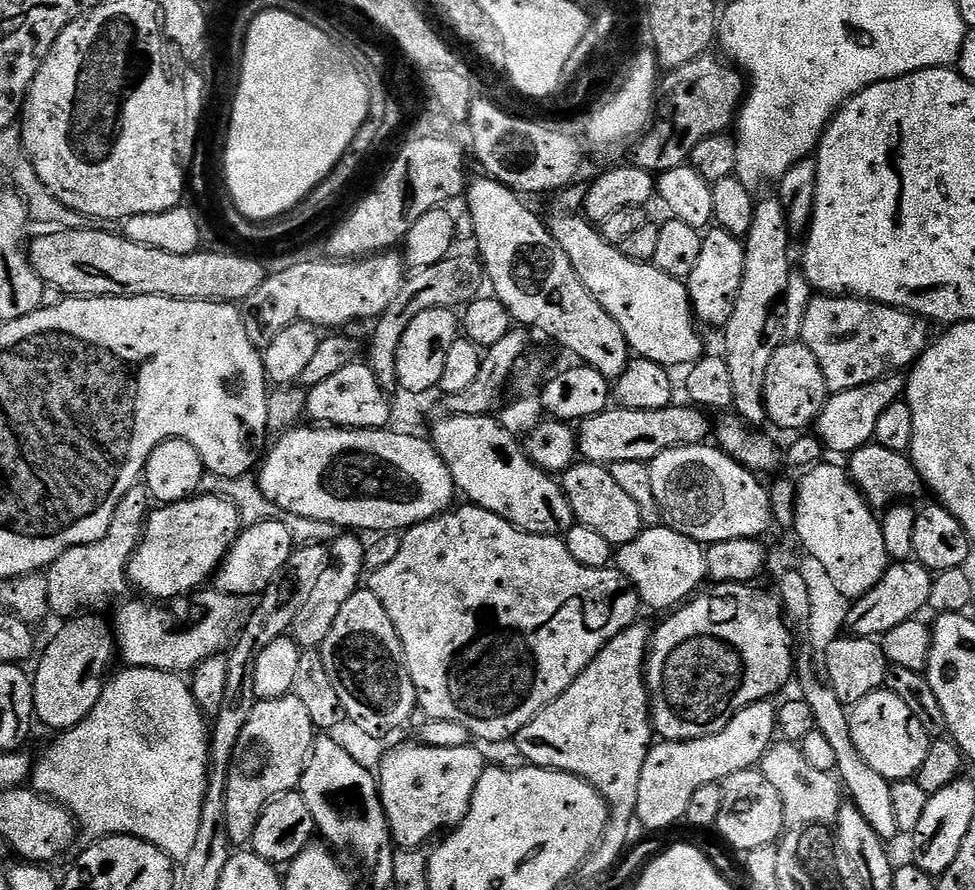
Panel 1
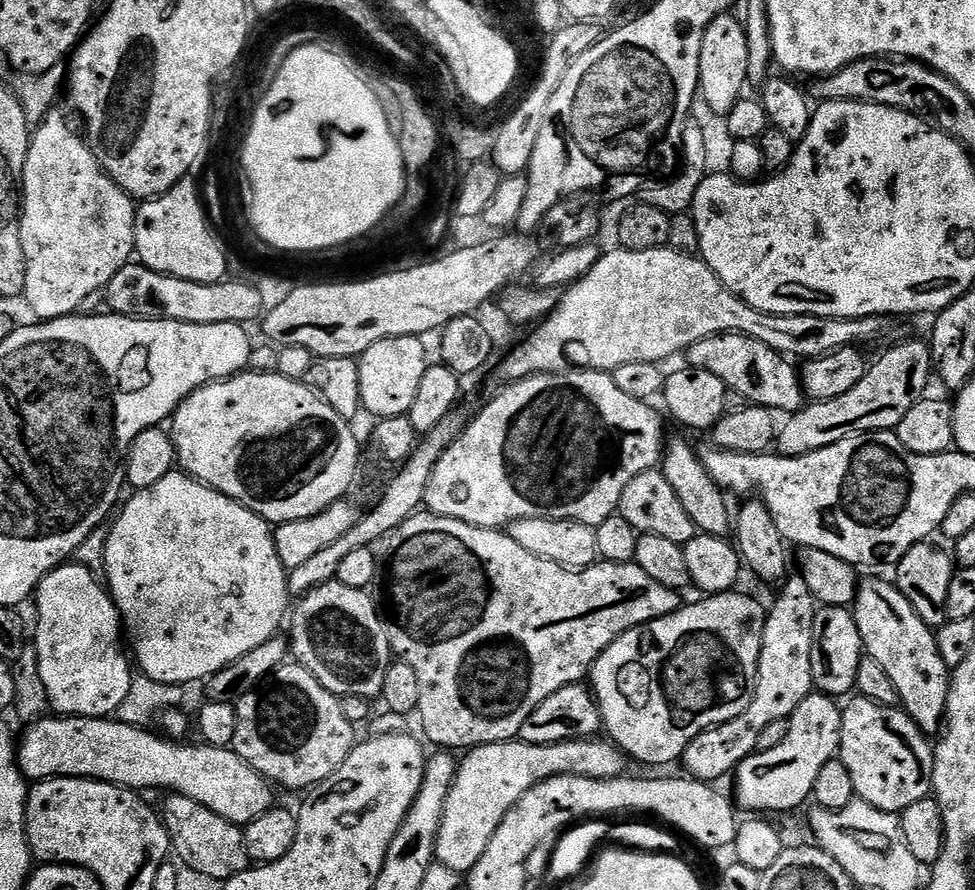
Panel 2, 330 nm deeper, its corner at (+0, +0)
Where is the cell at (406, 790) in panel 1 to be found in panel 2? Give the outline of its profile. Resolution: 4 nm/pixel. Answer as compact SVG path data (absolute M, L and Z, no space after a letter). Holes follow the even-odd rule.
M517 738L501 744L483 744L465 756L468 757L459 761L456 778L446 800L435 855L439 863L461 874L468 873L474 862L486 854L486 846L490 846L494 830L498 830L502 818L506 818L522 794L542 781L555 776L615 780L626 772L624 753L604 738L563 740L557 744L525 744Z

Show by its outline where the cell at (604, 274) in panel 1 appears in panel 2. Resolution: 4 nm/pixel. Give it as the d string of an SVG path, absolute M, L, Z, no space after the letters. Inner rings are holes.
M723 332L720 336L702 338L689 346L686 359L687 367L706 370L722 378L728 391L742 394L749 405L791 414L806 403L804 385L799 371L795 367L792 369L793 361L754 338L746 338L737 332Z

